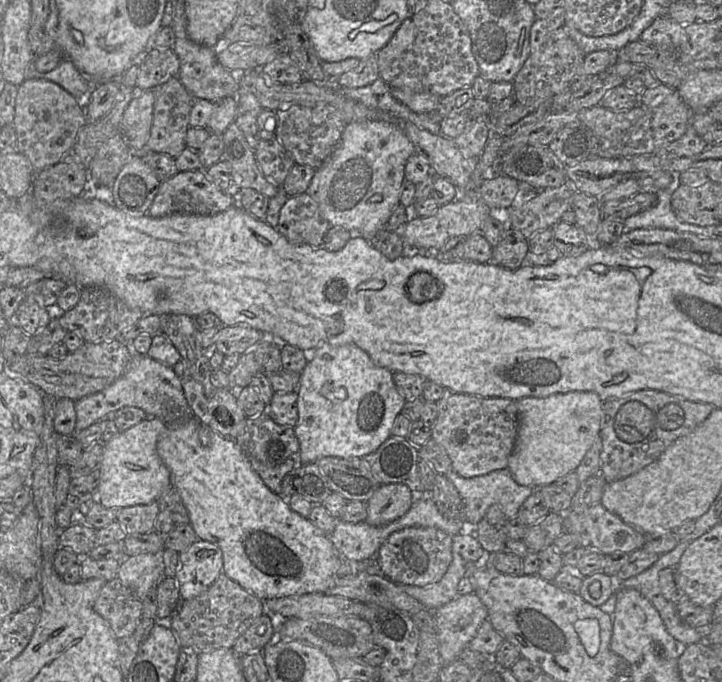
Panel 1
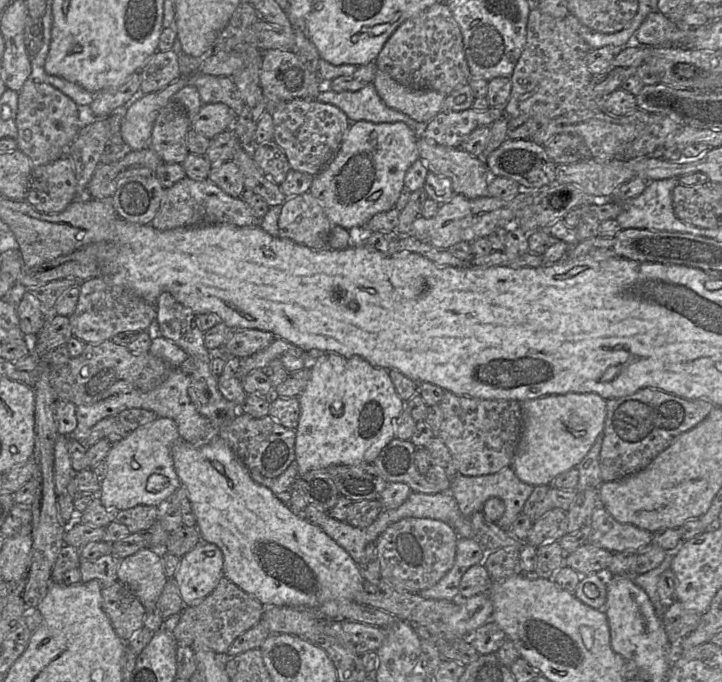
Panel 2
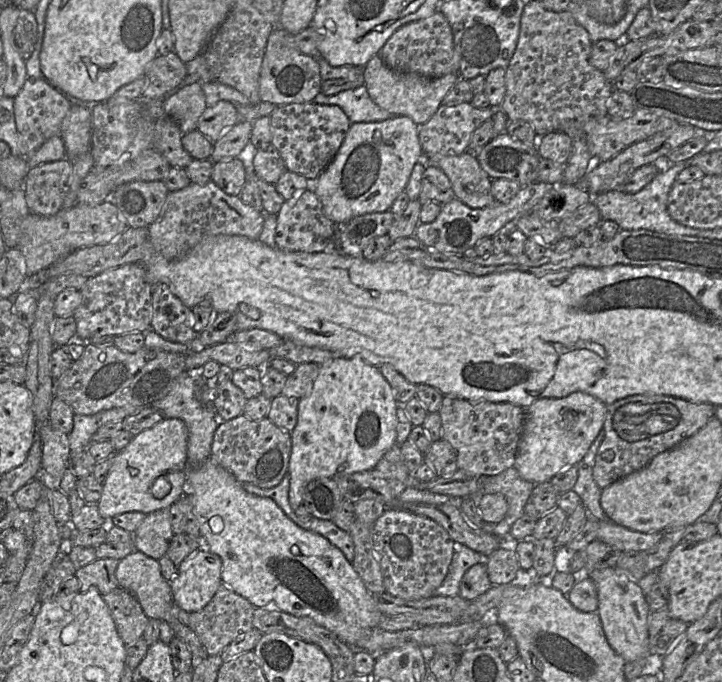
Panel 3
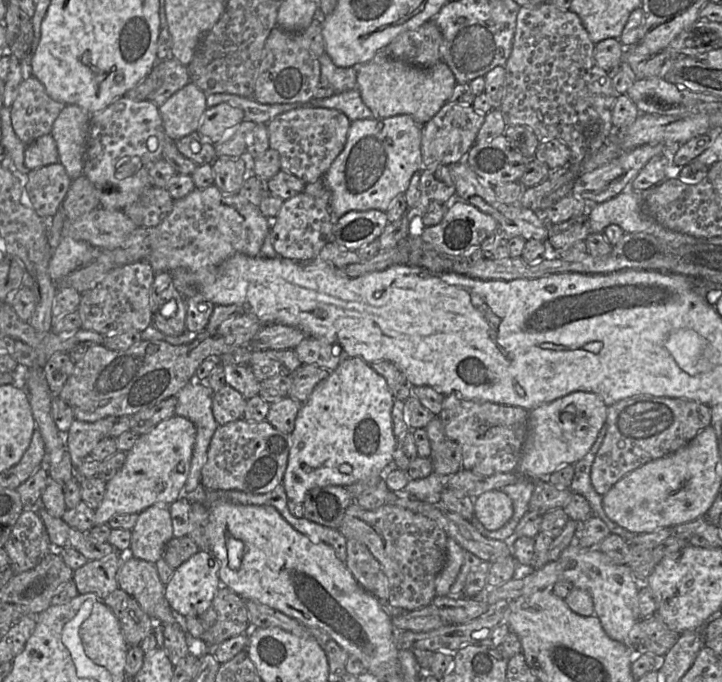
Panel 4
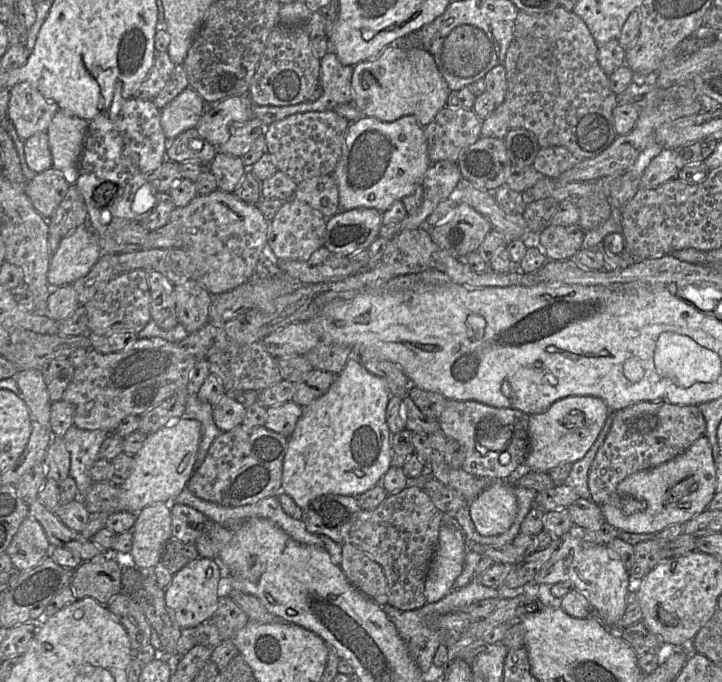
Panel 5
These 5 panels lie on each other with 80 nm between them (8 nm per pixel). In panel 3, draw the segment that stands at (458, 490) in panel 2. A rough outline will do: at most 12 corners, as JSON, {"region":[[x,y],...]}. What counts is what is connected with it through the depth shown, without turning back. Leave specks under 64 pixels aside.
{"region":[[516,468],[478,477],[476,500],[485,494],[502,494],[508,511],[499,523],[481,529],[509,539],[512,525],[524,514],[535,484]]}

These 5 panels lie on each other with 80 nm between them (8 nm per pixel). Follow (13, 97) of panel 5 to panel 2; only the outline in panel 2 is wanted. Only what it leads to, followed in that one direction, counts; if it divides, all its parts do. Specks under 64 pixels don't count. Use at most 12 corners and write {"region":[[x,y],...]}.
{"region":[[28,78],[18,92],[18,150],[37,167],[67,156],[75,102]]}

